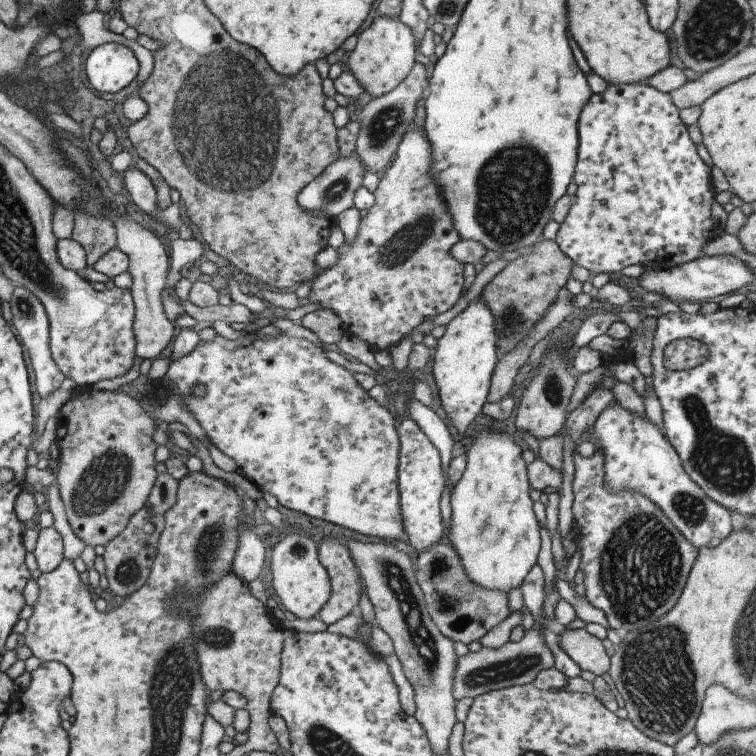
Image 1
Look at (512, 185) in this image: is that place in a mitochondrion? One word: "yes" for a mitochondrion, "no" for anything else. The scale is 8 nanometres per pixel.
yes

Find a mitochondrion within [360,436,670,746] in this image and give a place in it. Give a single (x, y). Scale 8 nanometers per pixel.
(392, 575)

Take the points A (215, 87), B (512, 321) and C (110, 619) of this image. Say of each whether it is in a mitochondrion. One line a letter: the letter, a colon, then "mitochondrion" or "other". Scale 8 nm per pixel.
A: mitochondrion
B: mitochondrion
C: other

